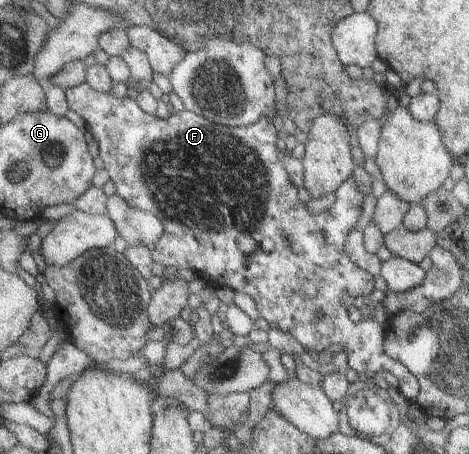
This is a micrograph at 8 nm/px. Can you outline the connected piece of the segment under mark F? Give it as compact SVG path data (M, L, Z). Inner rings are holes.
M87 82L67 89L67 96L71 109L86 120L88 130L99 141L100 157L105 162L105 167L111 176L110 179L116 182L118 194L126 199L126 201L129 201L134 209L154 212L158 217L163 219L166 233L156 245L150 248L156 262L166 266L170 265L176 266L177 268L193 269L196 275L208 281L213 287L219 288L226 285L226 287L229 286L236 292L247 293L257 302L260 315L265 318L271 326L293 333L297 337L299 344L304 345L308 350L313 349L314 351L321 352L328 349L330 345L334 345L334 343L340 343L352 356L351 365L359 373L367 373L368 375L380 372L384 373L392 380L409 403L414 401L414 398L416 398L421 391L420 380L405 364L392 359L390 354L385 350L385 343L387 335L389 334L389 323L387 321L378 323L373 319L363 321L358 316L354 306L356 305L356 299L362 301L364 296L370 296L370 293L374 293L377 288L375 275L360 267L360 265L350 257L347 250L348 238L352 231L356 229L358 222L364 215L364 204L367 198L367 193L361 191L361 185L358 184L356 178L350 178L349 181L337 191L336 203L334 203L329 210L319 215L312 215L312 213L308 211L306 202L300 199L300 189L298 189L298 186L290 179L289 171L285 166L285 155L278 149L280 131L278 131L278 127L276 127L276 123L274 123L271 117L266 116L260 121L253 123L252 126L242 127L228 127L222 124L212 123L208 117L194 113L192 110L184 110L183 112L175 111L172 117L162 117L160 115L152 115L145 109L142 109L137 98L133 99L129 96L118 98L111 91L96 91L96 89ZM246 234L253 235L260 244L260 248L251 255L250 259L249 255L238 243L238 239ZM268 237L276 243L274 251L270 254L264 253L261 248L261 241L266 241Z

